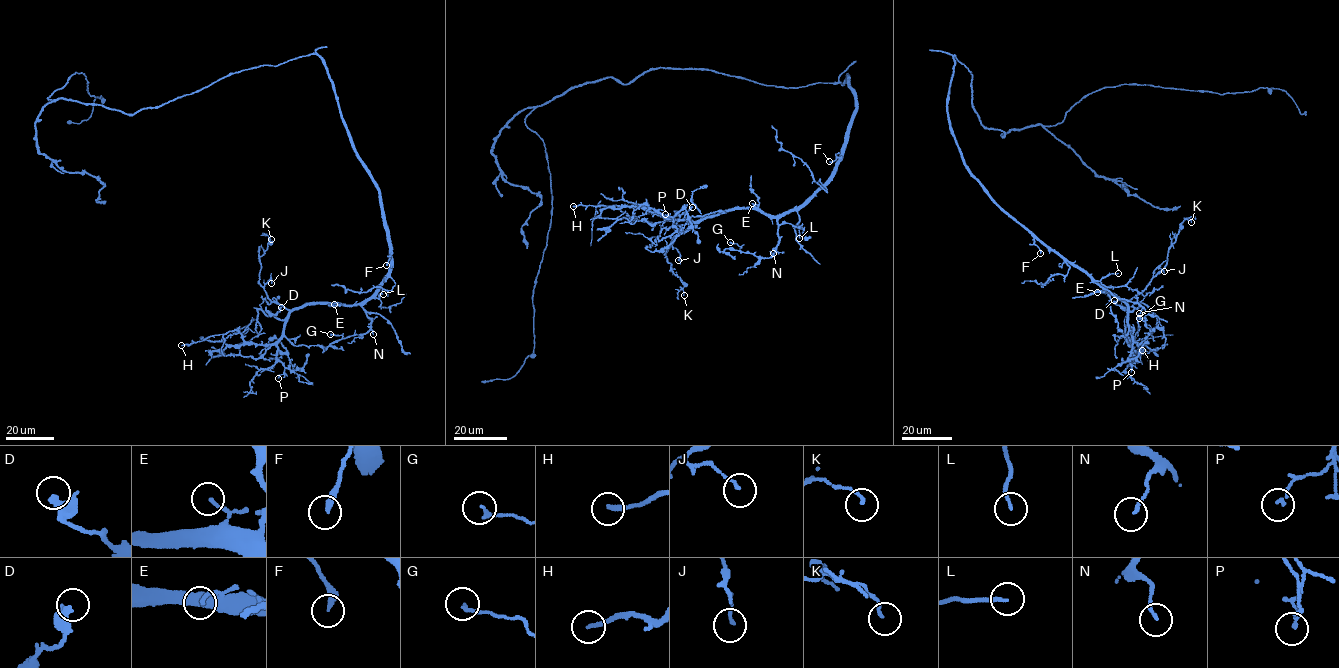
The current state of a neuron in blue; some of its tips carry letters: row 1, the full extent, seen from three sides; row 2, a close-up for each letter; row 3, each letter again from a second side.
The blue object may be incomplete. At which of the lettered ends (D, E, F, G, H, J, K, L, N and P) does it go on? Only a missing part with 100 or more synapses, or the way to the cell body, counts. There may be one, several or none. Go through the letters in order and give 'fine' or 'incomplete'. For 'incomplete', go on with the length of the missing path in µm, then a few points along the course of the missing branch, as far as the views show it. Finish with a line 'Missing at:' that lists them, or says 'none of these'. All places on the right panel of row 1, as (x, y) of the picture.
D: fine
E: fine
F: fine
G: fine
H: fine
J: fine
K: fine
L: fine
N: fine
P: fine
Missing at: none of these

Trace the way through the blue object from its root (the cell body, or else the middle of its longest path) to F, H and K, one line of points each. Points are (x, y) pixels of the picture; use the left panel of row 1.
F: (286, 61), (310, 54), (317, 54), (321, 60), (348, 136), (378, 190), (391, 250), (386, 265)
H: (286, 61), (321, 58), (348, 136), (378, 190), (392, 265), (360, 303), (292, 309), (274, 343), (181, 345)
K: (286, 61), (321, 58), (378, 190), (392, 264), (360, 303), (288, 310), (258, 281), (271, 239)

